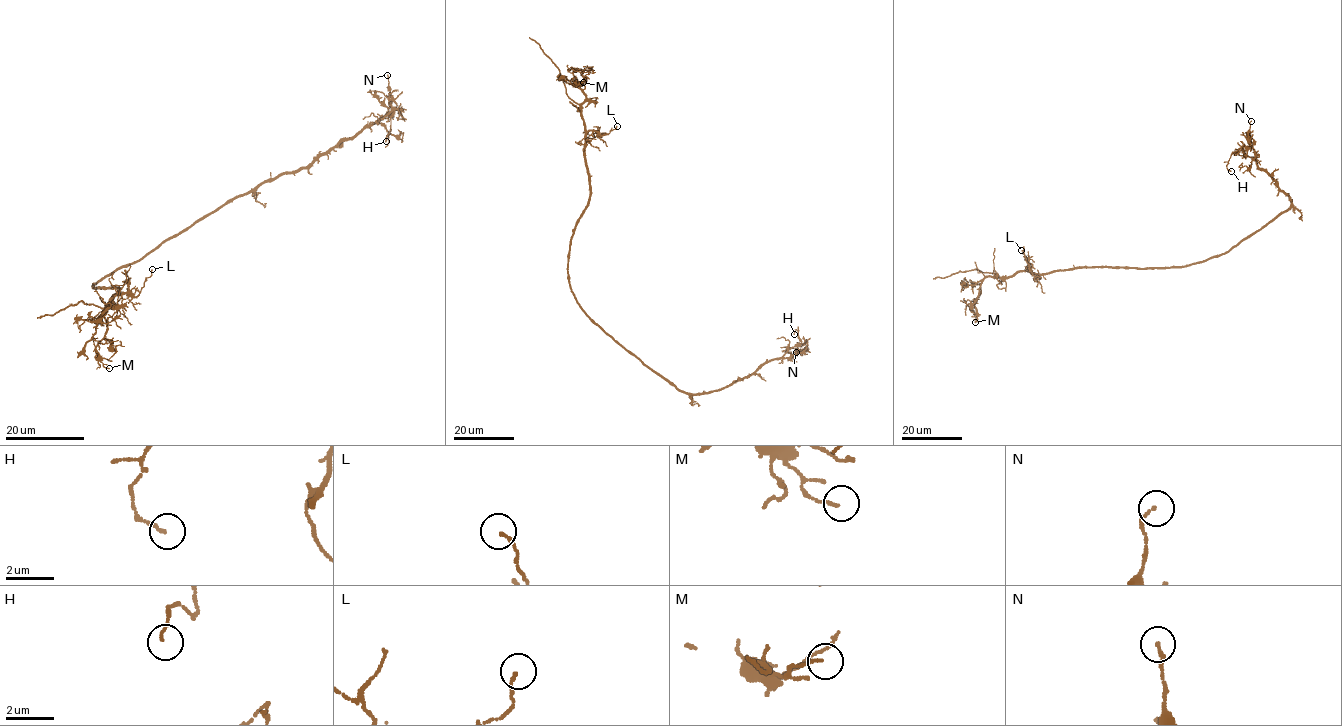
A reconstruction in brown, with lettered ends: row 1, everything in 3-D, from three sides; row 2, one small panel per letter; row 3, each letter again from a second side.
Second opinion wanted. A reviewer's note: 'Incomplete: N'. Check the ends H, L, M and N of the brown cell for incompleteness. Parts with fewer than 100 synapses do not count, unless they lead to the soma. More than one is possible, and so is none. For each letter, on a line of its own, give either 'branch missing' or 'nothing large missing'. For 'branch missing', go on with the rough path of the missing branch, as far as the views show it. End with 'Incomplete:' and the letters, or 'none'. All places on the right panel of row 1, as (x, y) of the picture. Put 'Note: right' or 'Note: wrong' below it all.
H: nothing large missing
L: nothing large missing
M: nothing large missing
N: nothing large missing
Incomplete: none
Note: wrong

